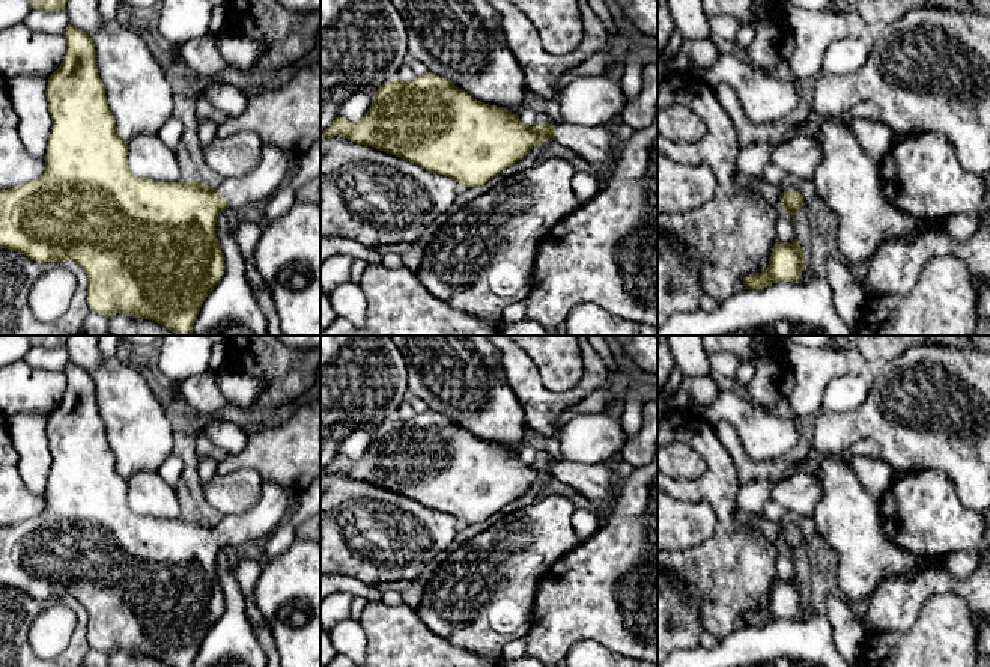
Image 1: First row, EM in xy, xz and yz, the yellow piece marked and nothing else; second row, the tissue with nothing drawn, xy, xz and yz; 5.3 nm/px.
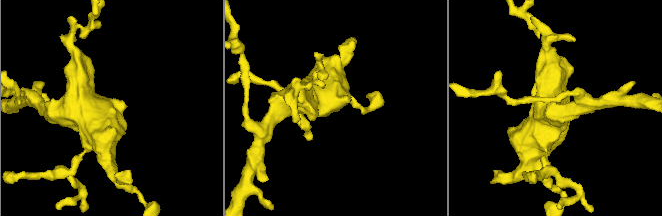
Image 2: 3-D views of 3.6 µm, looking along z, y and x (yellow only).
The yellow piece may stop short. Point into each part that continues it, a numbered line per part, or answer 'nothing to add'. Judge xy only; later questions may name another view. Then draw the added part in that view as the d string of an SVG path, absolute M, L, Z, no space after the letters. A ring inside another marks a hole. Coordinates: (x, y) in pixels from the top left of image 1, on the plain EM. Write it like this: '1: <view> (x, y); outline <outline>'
1: xy (273, 508); outline M263 480L256 506L242 515L217 518L215 524L229 544L262 542L290 516L298 491Z

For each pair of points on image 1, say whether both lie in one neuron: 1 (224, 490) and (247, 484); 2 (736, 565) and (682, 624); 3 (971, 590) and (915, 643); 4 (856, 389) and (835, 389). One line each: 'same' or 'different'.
1: same
2: different
3: different
4: same

